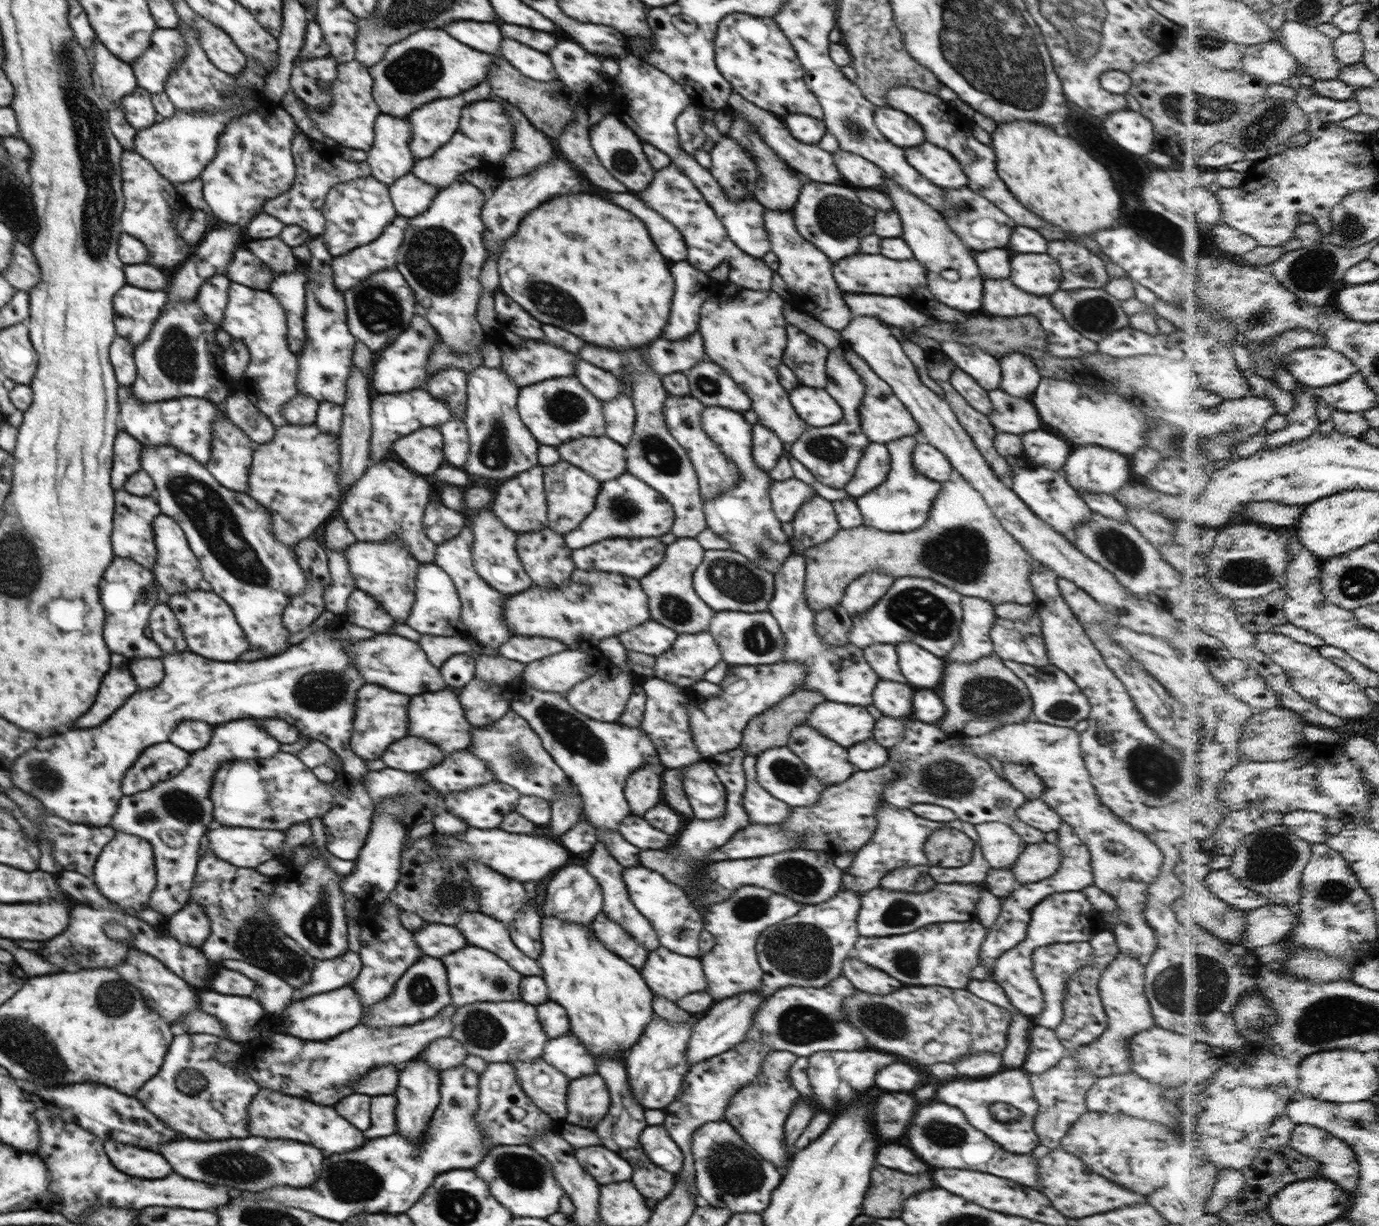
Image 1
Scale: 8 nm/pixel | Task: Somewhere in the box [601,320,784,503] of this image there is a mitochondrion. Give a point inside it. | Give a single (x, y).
(657, 452)

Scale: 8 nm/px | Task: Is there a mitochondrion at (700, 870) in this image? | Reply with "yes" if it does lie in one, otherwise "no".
no

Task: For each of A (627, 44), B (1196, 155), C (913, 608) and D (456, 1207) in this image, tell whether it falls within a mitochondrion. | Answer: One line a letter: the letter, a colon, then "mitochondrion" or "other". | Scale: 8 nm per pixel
A: other
B: other
C: mitochondrion
D: mitochondrion

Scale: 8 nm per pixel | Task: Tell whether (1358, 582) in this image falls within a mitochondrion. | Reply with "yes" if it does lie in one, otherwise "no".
yes

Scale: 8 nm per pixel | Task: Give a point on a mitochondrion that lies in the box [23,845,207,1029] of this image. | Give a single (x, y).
(105, 1001)

